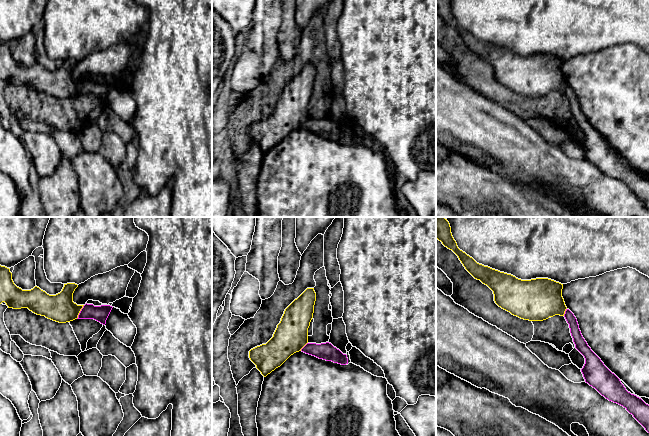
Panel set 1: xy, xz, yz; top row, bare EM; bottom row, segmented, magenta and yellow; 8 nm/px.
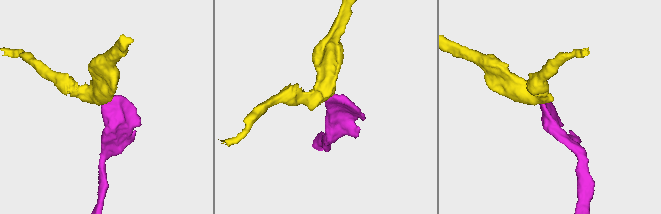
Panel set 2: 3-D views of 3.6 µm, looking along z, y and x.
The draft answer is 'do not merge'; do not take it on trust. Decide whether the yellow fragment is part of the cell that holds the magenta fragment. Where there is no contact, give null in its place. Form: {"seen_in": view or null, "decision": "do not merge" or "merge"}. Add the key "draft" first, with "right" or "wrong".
{"draft": "right", "seen_in": "xy", "decision": "do not merge"}

